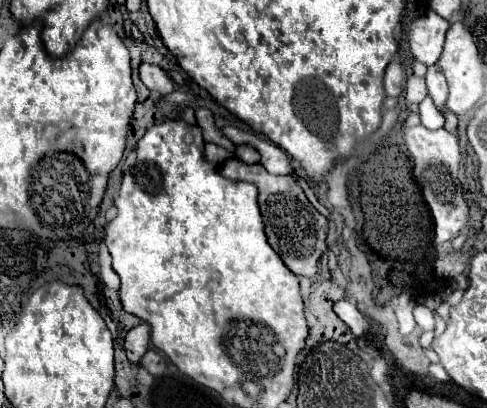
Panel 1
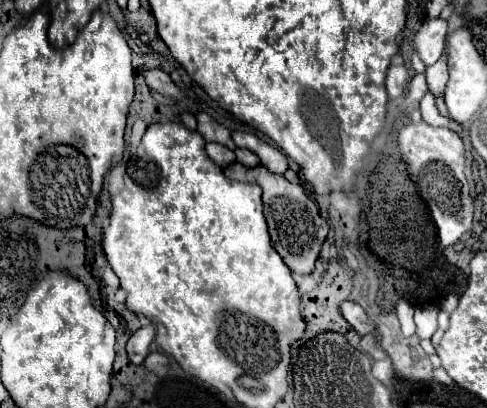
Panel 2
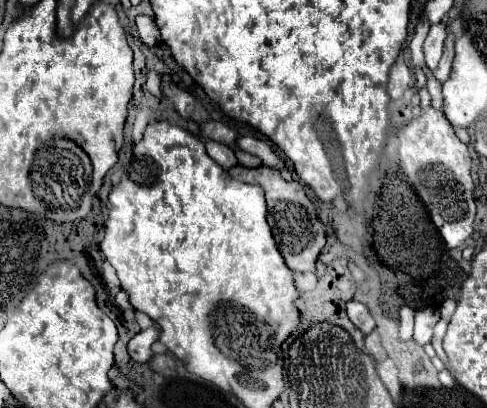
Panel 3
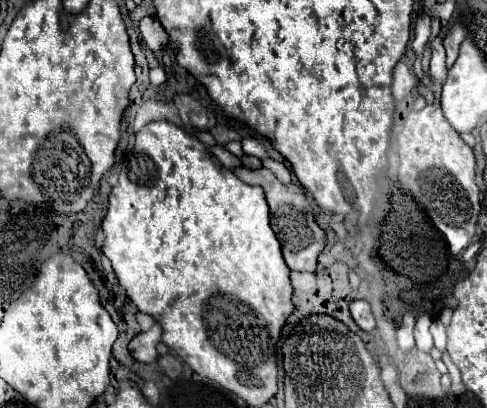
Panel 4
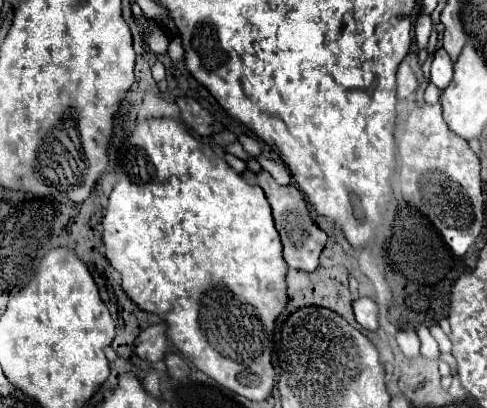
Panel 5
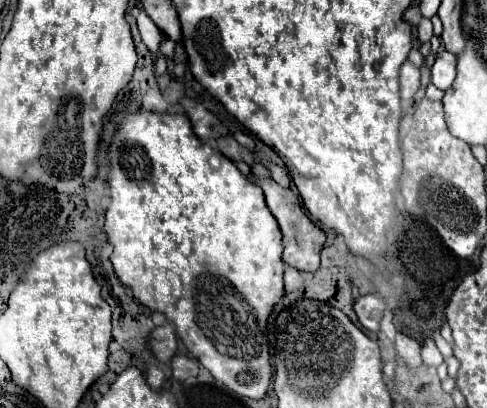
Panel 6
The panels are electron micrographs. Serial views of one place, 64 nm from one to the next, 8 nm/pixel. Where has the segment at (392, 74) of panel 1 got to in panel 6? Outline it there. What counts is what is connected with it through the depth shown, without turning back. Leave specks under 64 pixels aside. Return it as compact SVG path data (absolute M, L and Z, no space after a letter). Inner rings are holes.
M406 60L400 68L400 96L404 100L414 98L420 88L420 70L410 60Z

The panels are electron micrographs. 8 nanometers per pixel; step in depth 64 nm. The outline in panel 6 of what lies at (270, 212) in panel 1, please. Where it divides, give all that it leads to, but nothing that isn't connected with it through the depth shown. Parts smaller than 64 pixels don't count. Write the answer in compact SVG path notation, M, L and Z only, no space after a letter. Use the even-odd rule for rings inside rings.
M256 180L256 184L264 190L266 204L268 204L270 212L274 214L274 218L278 220L278 224L282 228L282 234L284 234L284 254L282 254L282 260L286 264L298 268L298 270L316 272L320 268L320 250L324 246L326 234L310 222L310 218L298 206L298 196L292 190L286 190L282 186L278 186L274 180Z

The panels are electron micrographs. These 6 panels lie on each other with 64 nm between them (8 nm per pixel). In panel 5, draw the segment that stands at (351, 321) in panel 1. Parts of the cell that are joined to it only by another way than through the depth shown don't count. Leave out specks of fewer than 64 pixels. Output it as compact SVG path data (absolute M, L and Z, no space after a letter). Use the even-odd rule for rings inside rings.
M358 298L354 304L356 322L366 330L378 330L378 304L372 298Z

